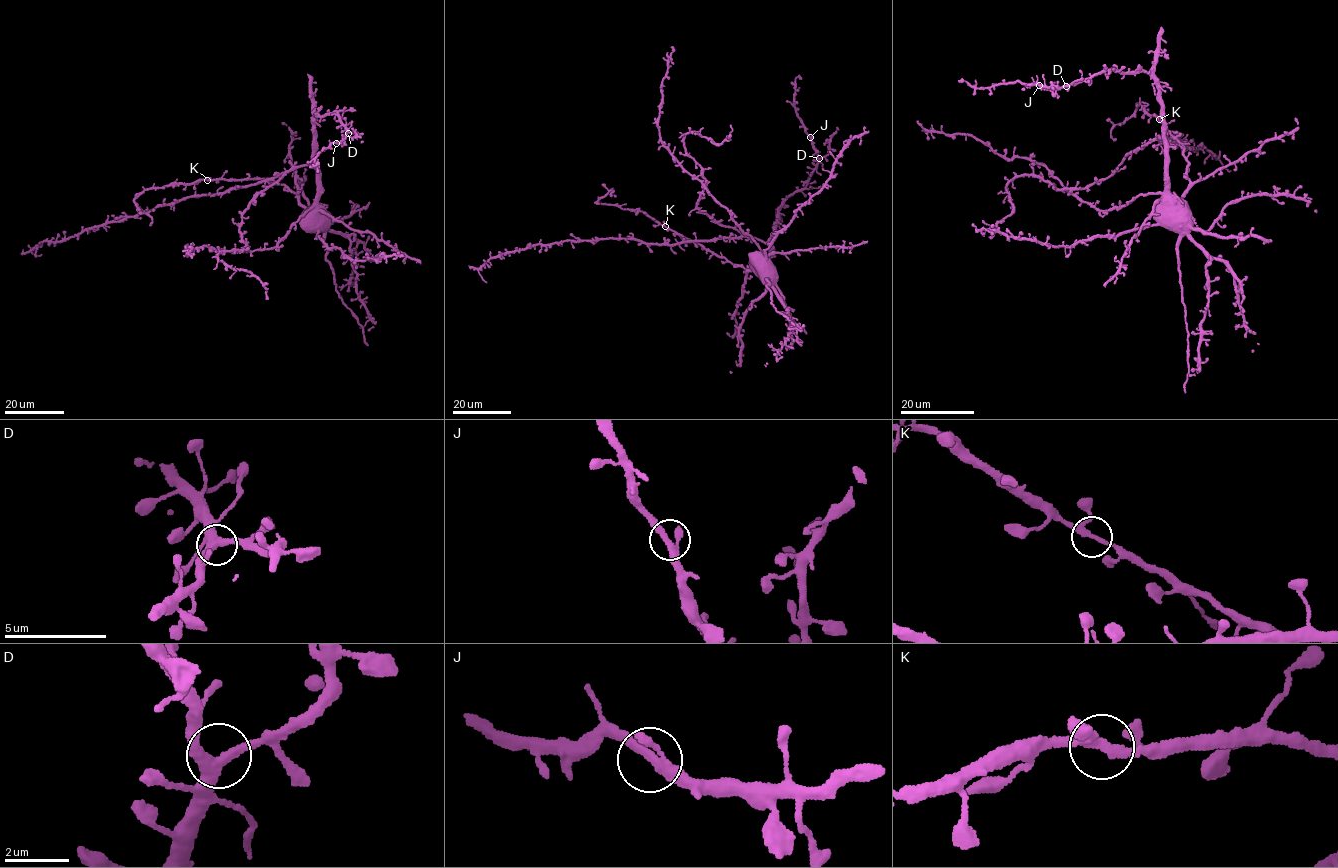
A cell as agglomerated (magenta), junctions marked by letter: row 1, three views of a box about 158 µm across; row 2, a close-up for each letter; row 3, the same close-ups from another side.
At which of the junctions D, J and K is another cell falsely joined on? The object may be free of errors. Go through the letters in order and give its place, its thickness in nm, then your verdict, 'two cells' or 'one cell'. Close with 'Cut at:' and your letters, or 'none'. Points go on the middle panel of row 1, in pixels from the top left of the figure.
D: place (819, 158); calibre 320 nm; one cell
J: place (810, 137); calibre 280 nm; one cell
K: place (665, 226); calibre 240 nm; one cell
Cut at: none

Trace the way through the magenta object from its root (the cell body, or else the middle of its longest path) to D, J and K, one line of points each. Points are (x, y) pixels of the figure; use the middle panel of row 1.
D: (760, 239), (765, 242), (768, 239), (778, 207), (806, 186), (819, 158)
J: (760, 239), (765, 242), (768, 239), (778, 207), (805, 186), (815, 167), (818, 154), (810, 137)
K: (760, 239), (770, 246), (769, 251), (757, 266), (747, 272), (665, 227)

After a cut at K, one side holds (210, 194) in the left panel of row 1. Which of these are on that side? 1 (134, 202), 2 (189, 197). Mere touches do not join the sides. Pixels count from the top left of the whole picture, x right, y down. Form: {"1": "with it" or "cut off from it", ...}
{"1": "cut off from it", "2": "with it"}

